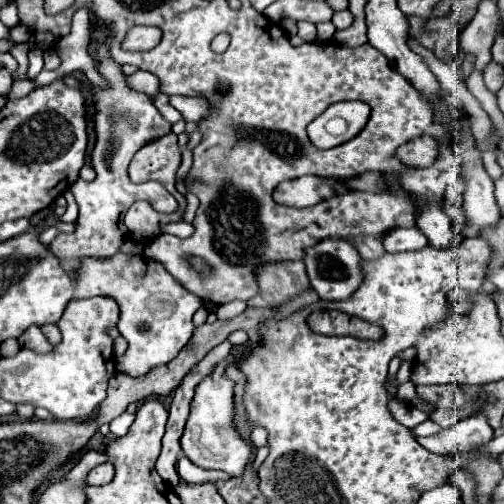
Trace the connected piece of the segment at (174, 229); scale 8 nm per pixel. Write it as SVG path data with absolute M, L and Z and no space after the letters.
M181 221L181 223L169 223L161 231L163 233L173 233L177 237L191 237L193 235L193 225L185 223L185 221Z

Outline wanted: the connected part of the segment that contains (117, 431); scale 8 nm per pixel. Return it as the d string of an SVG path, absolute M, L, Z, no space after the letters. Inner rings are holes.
M121 413L119 417L115 417L113 421L111 421L111 433L115 435L115 437L123 437L123 435L127 435L127 431L129 431L129 427L131 427L131 423L135 421L135 417L131 415L131 413Z

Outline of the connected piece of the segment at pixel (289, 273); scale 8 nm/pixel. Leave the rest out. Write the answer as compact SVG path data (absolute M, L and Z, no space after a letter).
M303 261L263 263L263 267L255 271L255 279L259 293L247 301L249 307L279 307L309 287Z

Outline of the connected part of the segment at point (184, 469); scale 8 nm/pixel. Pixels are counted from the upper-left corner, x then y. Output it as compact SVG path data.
M181 455L177 461L177 473L187 483L203 483L203 481L211 481L215 477L217 479L229 479L229 474L224 471L207 471L207 469L193 465L185 455Z

